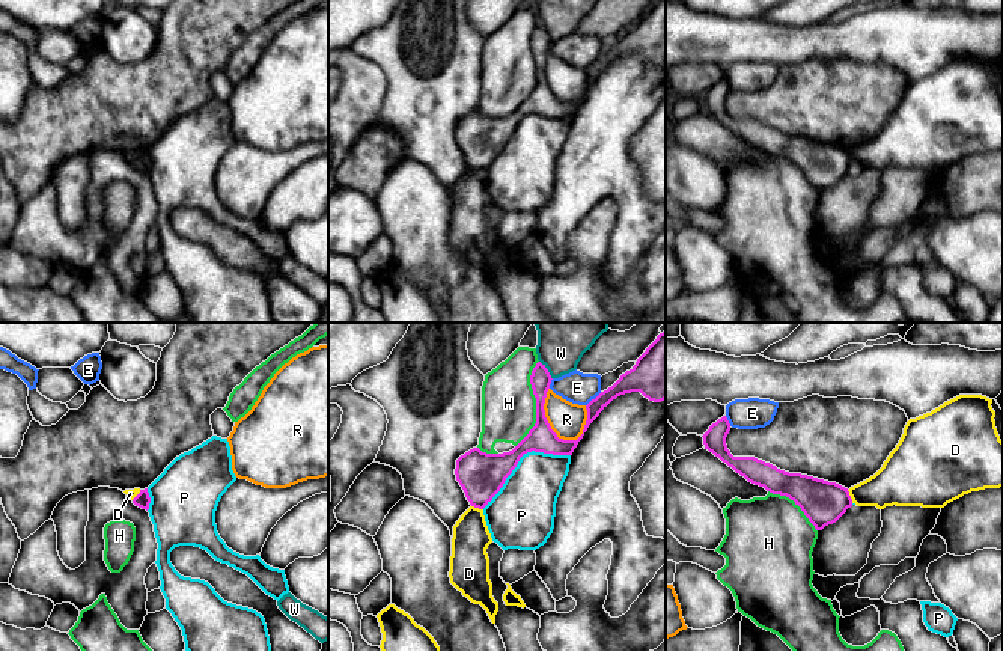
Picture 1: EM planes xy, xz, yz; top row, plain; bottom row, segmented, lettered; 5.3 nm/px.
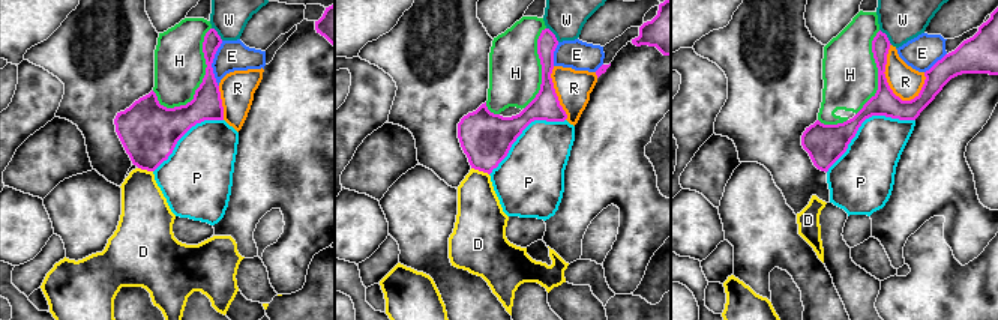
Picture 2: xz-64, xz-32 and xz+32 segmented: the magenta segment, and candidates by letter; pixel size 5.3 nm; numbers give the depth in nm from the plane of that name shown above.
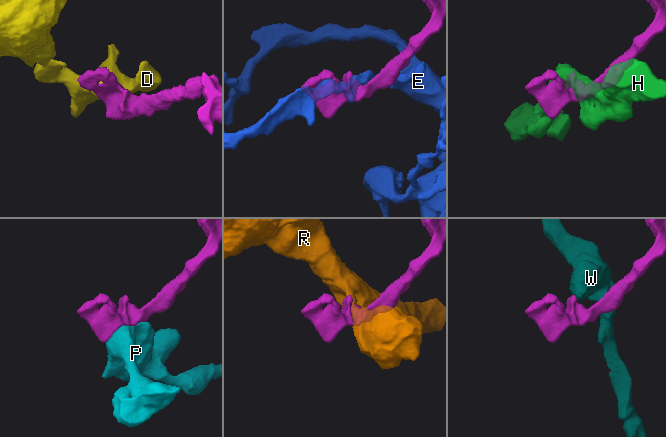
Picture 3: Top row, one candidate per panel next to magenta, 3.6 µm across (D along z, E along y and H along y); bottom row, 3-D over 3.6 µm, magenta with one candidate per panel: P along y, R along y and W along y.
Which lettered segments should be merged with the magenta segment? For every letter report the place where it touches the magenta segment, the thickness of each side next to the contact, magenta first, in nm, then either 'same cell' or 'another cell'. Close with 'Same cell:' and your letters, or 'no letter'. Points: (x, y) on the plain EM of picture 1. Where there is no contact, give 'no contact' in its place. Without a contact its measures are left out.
D: yz (850, 158) | 240/220 nm | another cell
E: xz (595, 61) | 130/170 nm | another cell
H: xz (536, 67) | 150/280 nm | another cell
P: xz (520, 119) | 240/320 nm | another cell
R: xz (547, 83) | 150/190 nm | another cell
W: xz (547, 32) | 110/200 nm | another cell
Same cell: no letter

